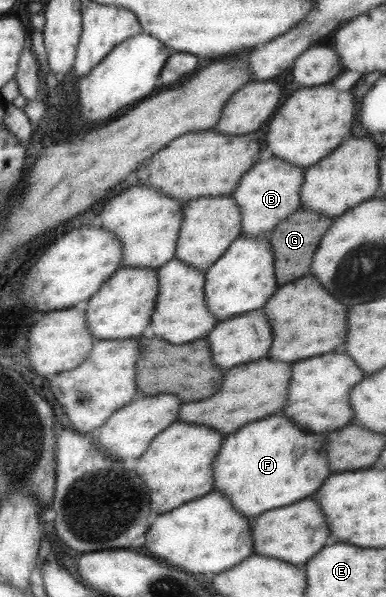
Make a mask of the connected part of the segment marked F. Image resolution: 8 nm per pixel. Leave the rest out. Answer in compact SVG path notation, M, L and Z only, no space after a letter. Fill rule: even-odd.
M270 415L266 419L258 419L254 423L248 423L222 441L220 453L216 455L214 465L212 465L216 490L224 493L232 501L238 513L242 513L244 517L252 520L265 511L292 505L297 501L310 498L310 493L314 495L322 487L326 477L330 475L330 467L324 457L324 451L326 451L324 439L326 439L324 433L308 433L308 431L296 427L294 423L290 423L288 417ZM298 447L306 447L306 453L302 457L294 455L294 451Z

